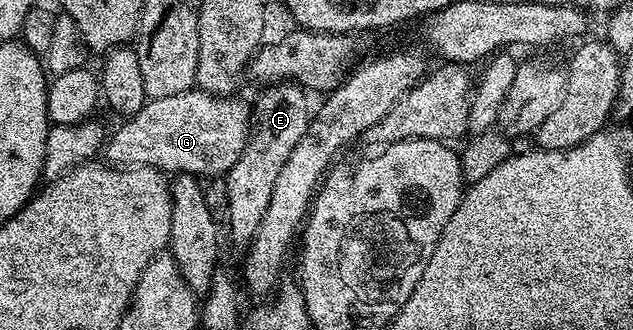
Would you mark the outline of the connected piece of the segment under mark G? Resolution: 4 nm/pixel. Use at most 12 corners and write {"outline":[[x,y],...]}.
{"outline":[[194,89],[146,100],[106,164],[222,176],[251,109]]}

